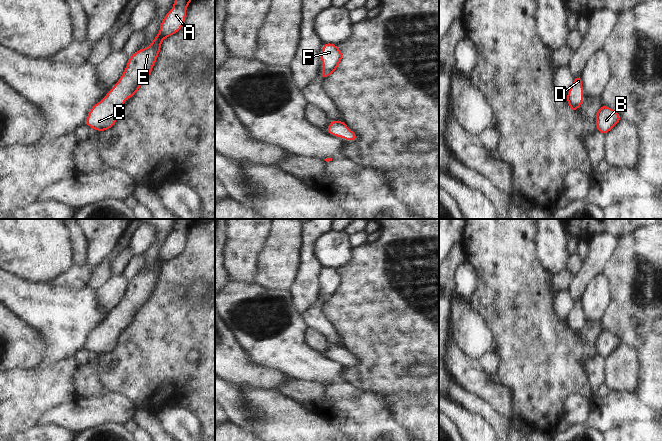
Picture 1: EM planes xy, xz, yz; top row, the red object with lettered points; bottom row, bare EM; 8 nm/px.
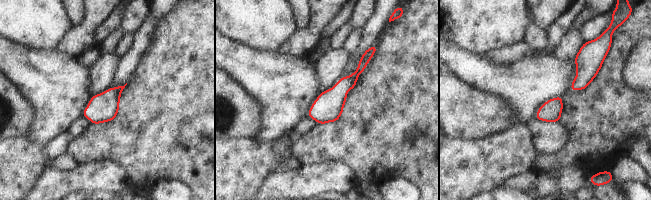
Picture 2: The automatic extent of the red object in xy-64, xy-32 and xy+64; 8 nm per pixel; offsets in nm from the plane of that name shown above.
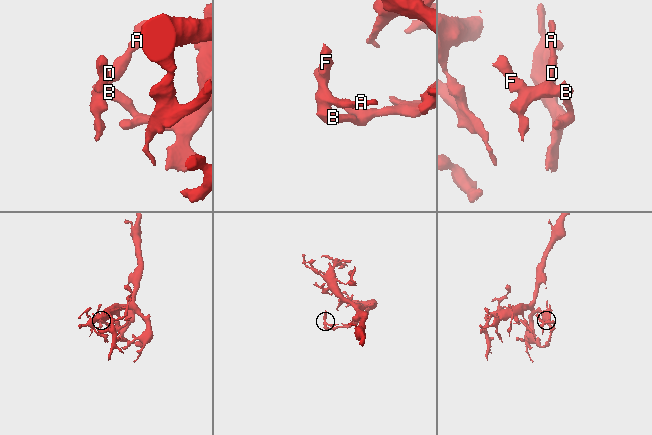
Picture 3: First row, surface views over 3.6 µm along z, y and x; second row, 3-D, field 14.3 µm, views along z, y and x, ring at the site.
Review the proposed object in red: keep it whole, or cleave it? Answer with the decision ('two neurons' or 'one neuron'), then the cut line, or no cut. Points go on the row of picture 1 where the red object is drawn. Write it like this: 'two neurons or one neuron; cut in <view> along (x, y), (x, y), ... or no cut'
one neuron; no cut

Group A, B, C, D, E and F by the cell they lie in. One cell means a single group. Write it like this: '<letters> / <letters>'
A B C D E F

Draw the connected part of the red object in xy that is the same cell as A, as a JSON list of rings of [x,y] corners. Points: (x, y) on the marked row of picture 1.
[[[174,0],[173,8],[165,15],[160,31],[152,43],[129,58],[119,81],[92,107],[85,122],[87,126],[96,131],[106,131],[113,127],[125,100],[134,96],[151,75],[161,49],[161,42],[183,27],[186,19],[185,11],[190,2],[191,0]]]

